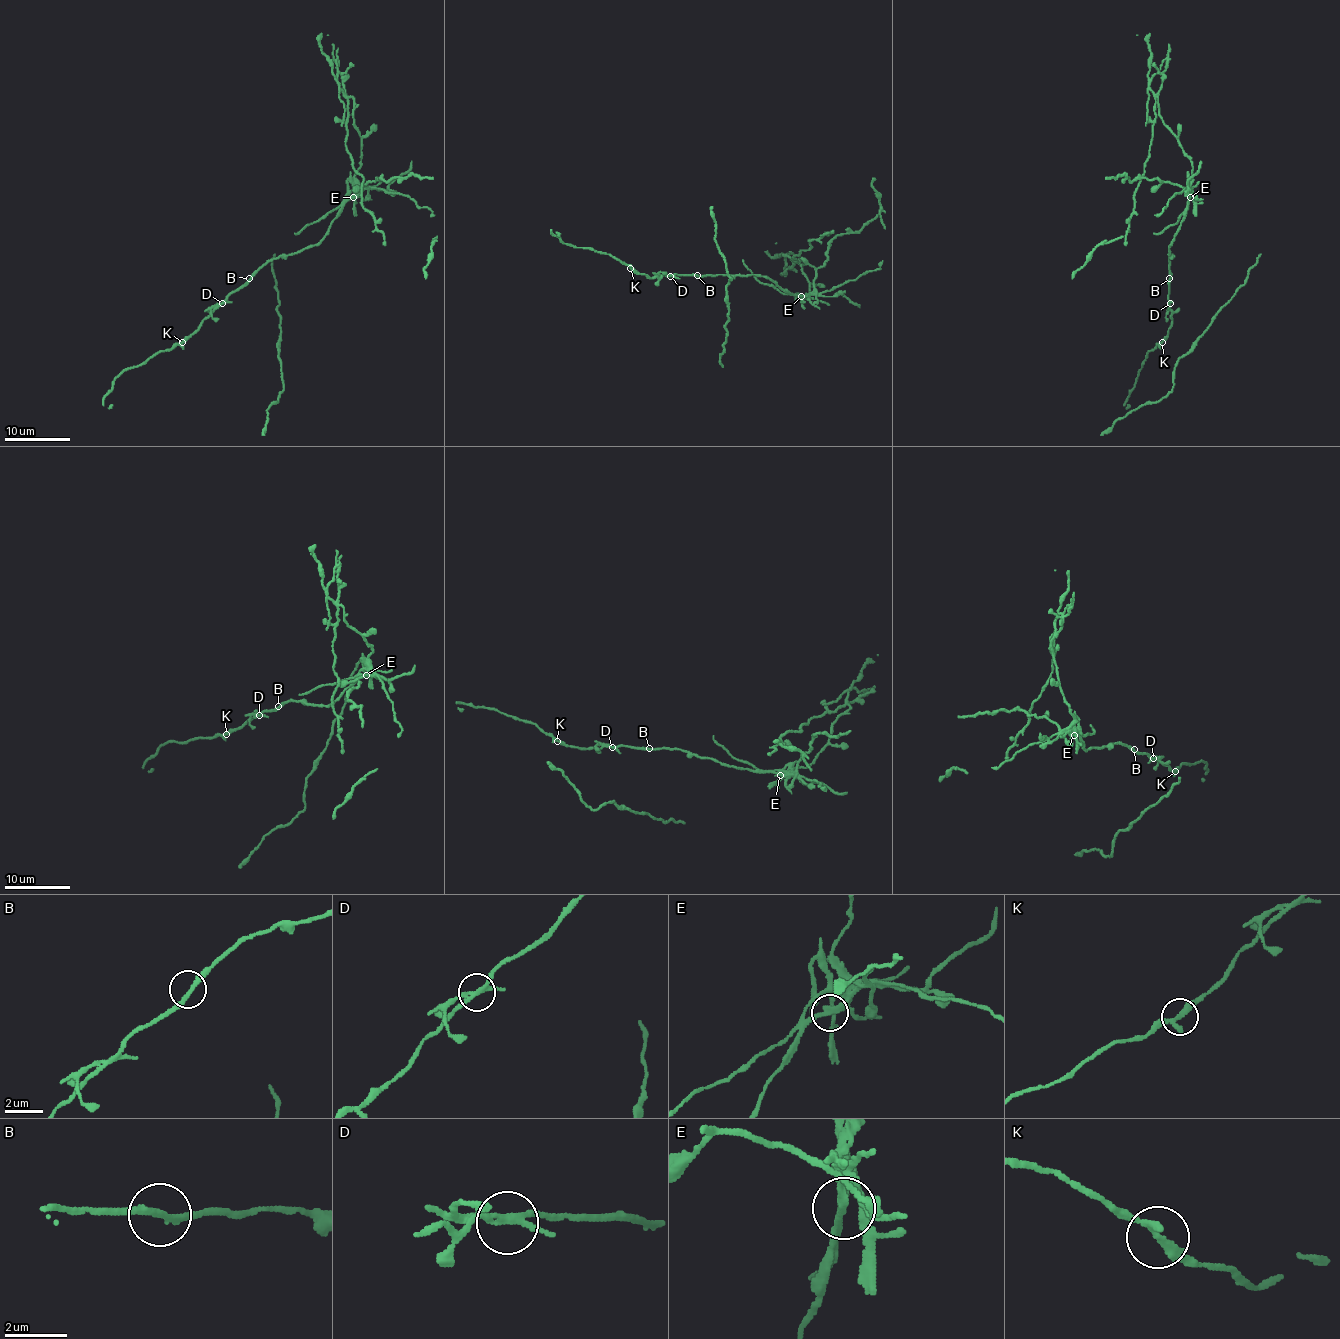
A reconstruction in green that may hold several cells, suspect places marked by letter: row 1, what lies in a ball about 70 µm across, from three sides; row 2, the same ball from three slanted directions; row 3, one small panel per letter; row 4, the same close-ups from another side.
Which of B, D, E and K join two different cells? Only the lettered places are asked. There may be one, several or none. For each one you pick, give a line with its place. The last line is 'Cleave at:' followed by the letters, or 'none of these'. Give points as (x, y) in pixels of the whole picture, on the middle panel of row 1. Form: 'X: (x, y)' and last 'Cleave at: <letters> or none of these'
D: (670, 276)
E: (801, 296)
Cleave at: D, E

